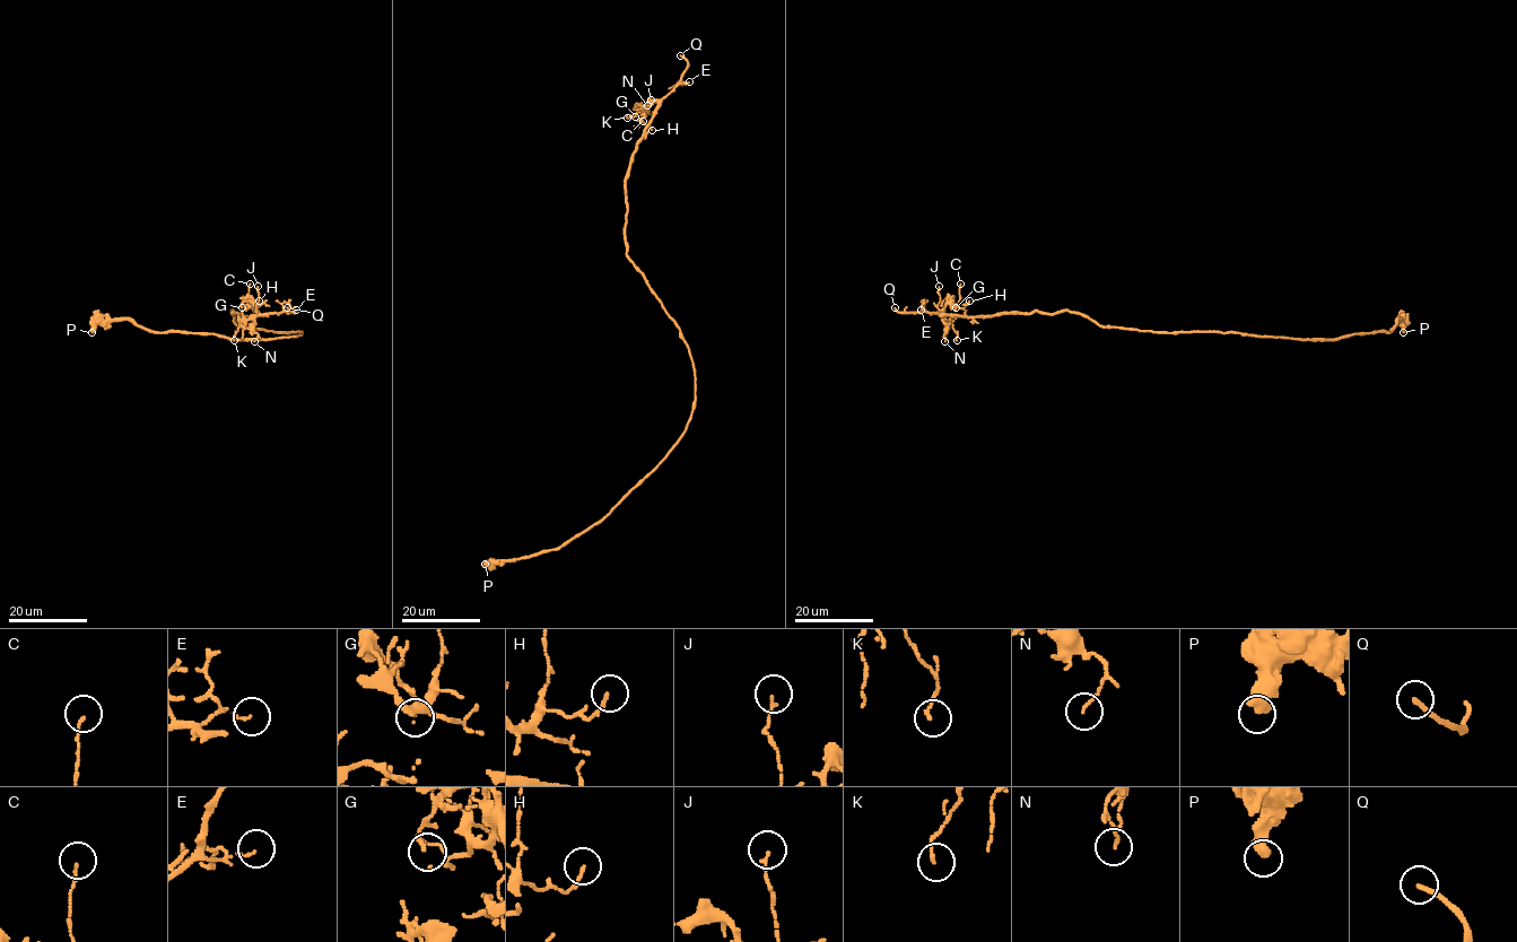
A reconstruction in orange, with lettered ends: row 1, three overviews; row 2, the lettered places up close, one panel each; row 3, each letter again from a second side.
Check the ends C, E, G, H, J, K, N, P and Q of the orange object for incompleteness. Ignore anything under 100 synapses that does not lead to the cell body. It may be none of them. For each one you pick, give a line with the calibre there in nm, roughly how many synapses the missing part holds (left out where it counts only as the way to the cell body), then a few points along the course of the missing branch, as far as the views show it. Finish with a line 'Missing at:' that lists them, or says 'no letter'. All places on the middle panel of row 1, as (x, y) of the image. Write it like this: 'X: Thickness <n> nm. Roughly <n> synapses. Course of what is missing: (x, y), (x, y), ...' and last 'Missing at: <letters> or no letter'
Q: Thickness 180 nm. Course of what is missing: (680, 55), (656, 59), (638, 51), (624, 28), (607, 18)
Missing at: Q

